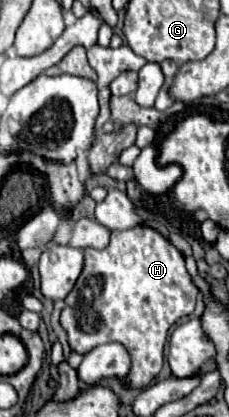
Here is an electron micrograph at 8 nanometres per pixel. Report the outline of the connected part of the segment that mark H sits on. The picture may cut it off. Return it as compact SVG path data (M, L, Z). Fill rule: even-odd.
M133 227L127 231L111 231L111 243L105 249L85 249L85 265L73 287L65 297L65 309L61 311L61 325L67 331L67 341L71 351L89 353L93 347L117 341L121 343L129 357L131 369L129 375L121 379L123 385L133 389L147 387L161 371L163 365L163 347L167 331L181 317L187 317L195 309L199 289L191 281L191 275L185 269L185 259L181 251L169 243L161 233L151 227Z

